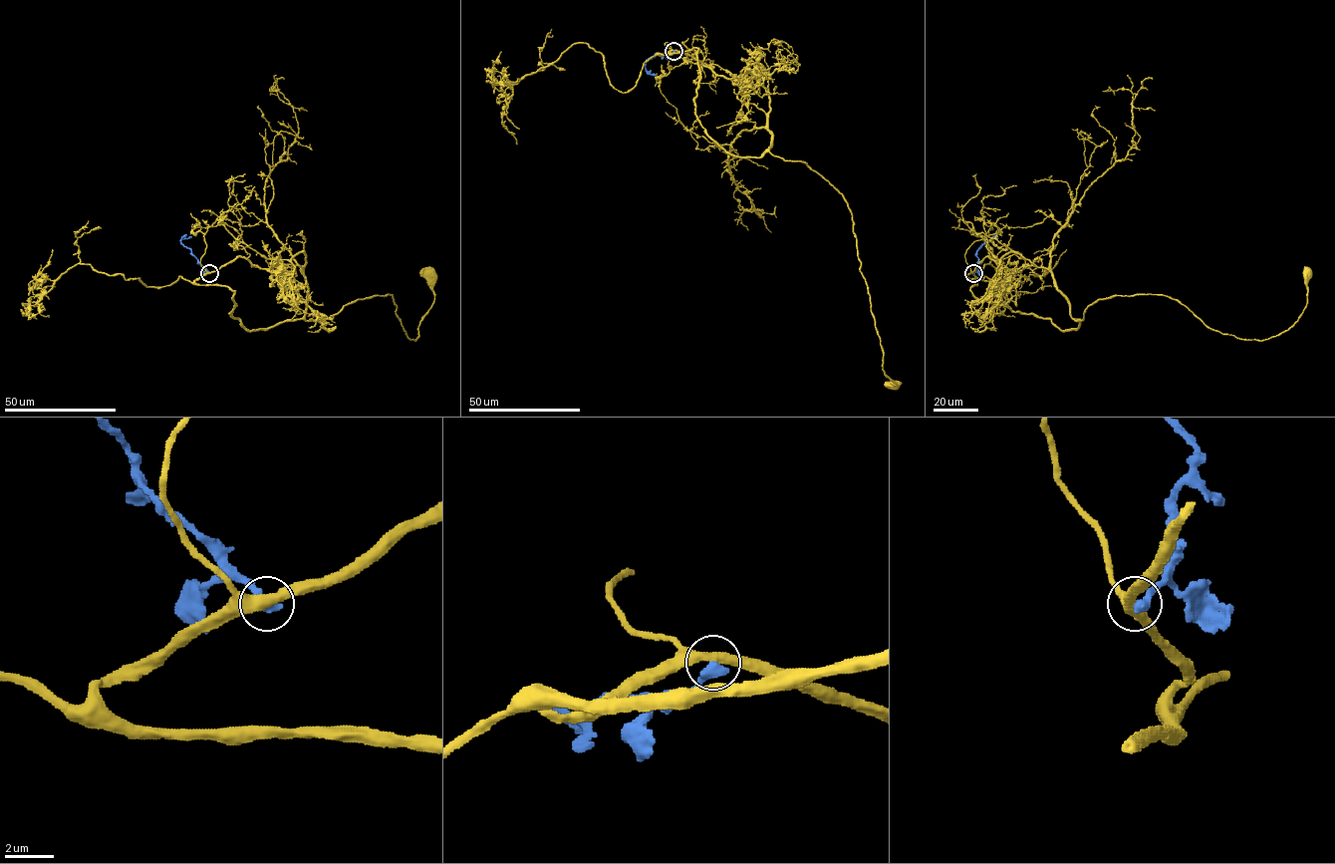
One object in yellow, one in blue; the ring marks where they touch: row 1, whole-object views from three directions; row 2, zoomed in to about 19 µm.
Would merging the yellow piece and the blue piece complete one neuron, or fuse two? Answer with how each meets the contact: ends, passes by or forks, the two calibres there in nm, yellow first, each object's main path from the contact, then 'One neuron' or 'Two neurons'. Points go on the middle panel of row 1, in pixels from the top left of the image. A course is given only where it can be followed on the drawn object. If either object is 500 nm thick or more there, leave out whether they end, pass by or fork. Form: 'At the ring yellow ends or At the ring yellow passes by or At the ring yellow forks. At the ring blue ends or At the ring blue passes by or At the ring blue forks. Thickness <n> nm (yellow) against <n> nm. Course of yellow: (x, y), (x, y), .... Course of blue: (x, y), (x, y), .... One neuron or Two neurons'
At the ring yellow passes by. At the ring blue ends. Thickness 440 nm (yellow) against 480 nm. Course of yellow: (674, 50), (738, 85), (766, 117), (769, 150), (803, 160), (842, 195), (882, 370), (895, 384). Course of blue: (674, 50), (661, 56), (656, 54), (646, 63), (646, 71), (656, 75). Two neurons

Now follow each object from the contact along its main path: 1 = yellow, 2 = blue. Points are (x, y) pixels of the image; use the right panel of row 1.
1: (972, 273), (986, 256), (1045, 267), (1075, 321), (1099, 300), (1159, 294), (1260, 341), (1297, 321), (1306, 274)
2: (972, 273), (978, 258), (976, 251), (997, 236)

